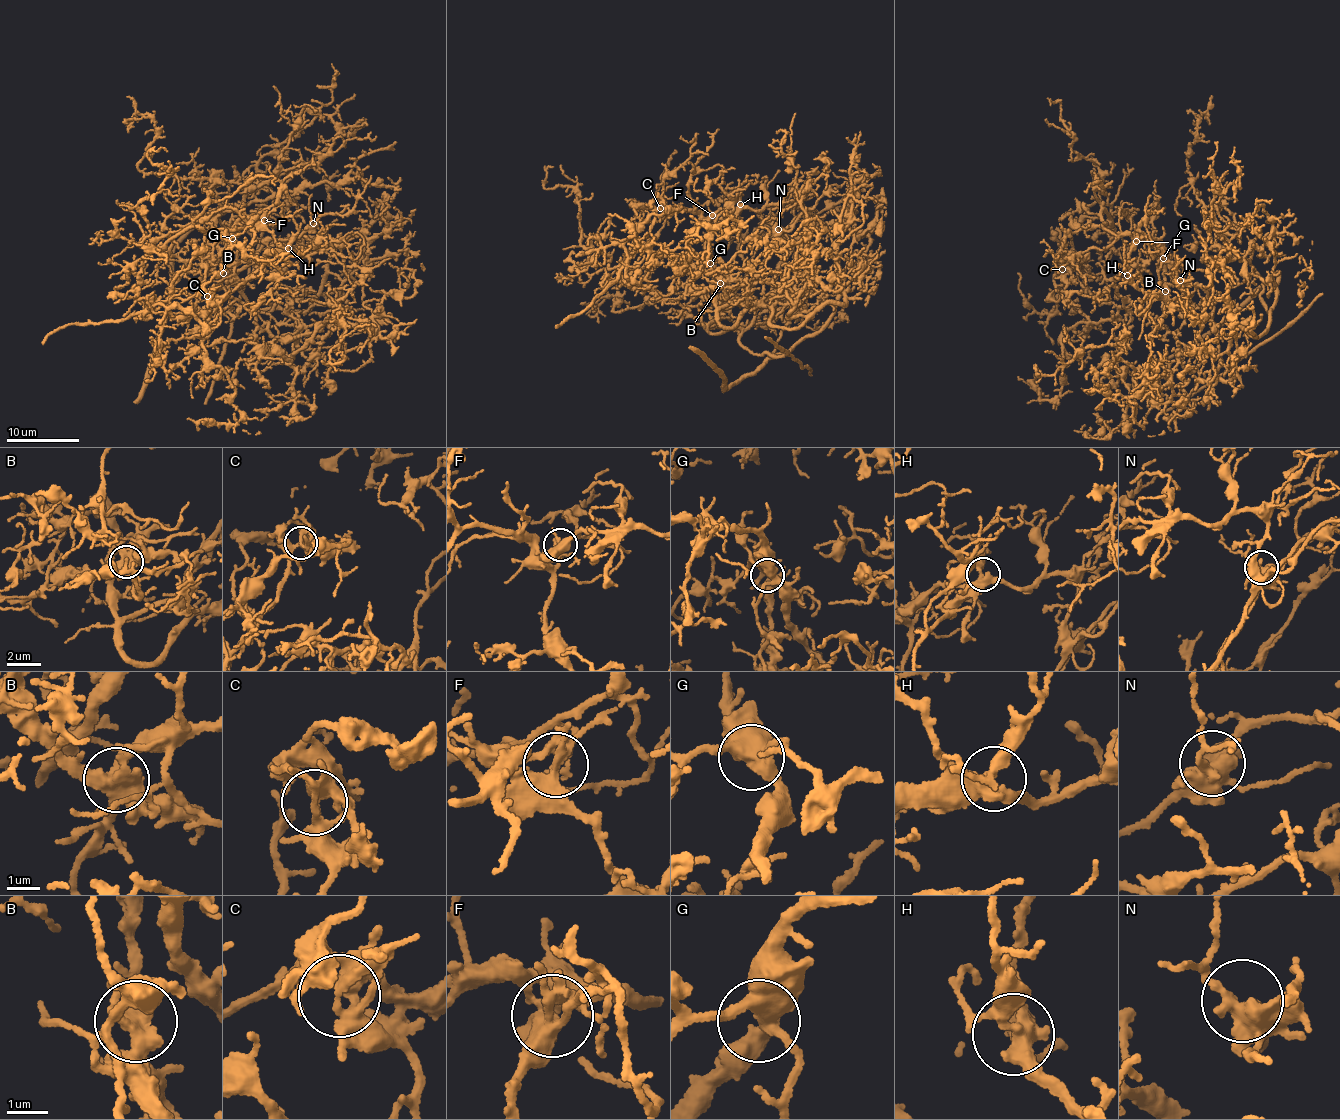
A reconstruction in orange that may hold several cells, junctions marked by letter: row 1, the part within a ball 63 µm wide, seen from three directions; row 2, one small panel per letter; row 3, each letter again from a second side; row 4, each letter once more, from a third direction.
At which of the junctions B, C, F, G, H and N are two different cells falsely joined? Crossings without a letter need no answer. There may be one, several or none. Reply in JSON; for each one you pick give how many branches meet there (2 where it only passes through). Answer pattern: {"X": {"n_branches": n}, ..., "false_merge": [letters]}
{"B": {"n_branches": 4}, "C": {"n_branches": 5}, "false_merge": ["B", "C"]}

